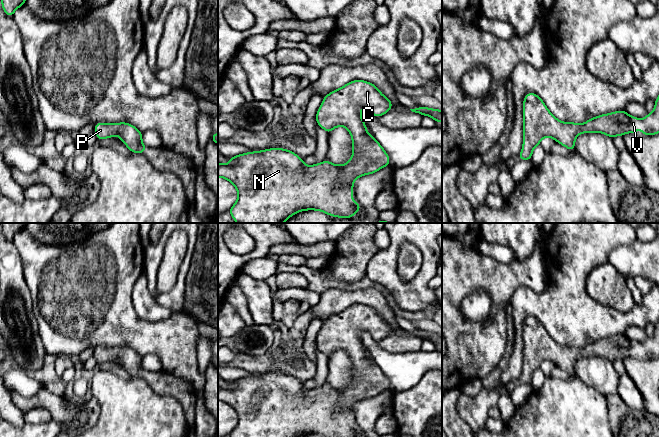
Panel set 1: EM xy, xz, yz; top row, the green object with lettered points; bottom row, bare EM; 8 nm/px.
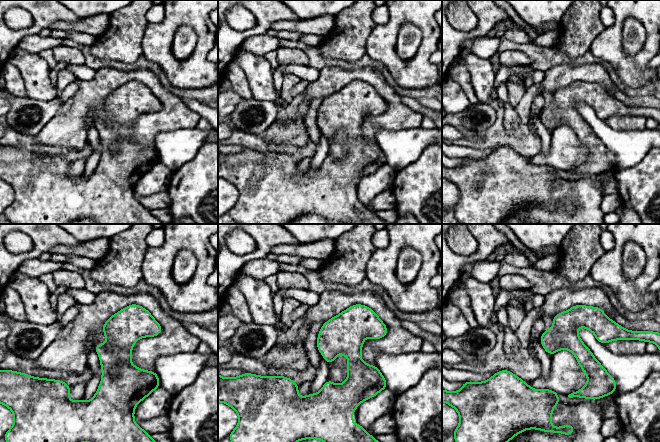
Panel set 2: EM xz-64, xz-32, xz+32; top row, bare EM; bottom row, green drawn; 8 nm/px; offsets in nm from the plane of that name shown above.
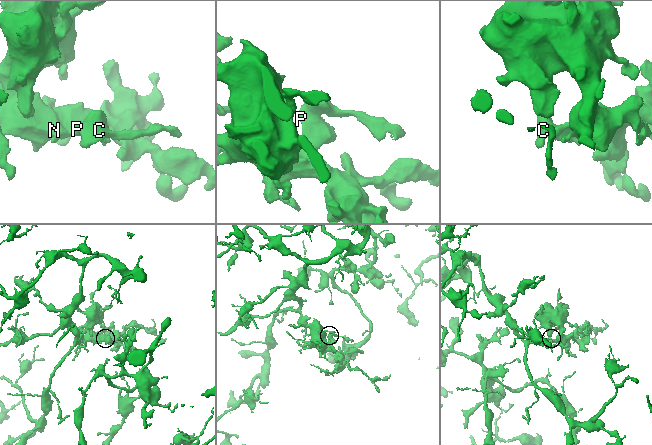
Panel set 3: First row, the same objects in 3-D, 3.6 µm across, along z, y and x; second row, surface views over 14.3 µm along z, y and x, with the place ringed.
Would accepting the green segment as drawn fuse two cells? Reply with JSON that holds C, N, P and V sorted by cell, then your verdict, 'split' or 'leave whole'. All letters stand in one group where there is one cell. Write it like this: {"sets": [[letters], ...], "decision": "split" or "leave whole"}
{"sets": [["C", "N", "P", "V"]], "decision": "leave whole"}

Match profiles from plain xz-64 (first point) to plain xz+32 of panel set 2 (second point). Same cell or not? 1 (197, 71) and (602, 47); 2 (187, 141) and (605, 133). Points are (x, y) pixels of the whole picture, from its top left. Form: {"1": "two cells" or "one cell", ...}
{"1": "one cell", "2": "one cell"}

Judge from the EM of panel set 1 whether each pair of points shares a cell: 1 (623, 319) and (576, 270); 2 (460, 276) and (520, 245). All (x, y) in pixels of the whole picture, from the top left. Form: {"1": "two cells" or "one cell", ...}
{"1": "one cell", "2": "two cells"}

